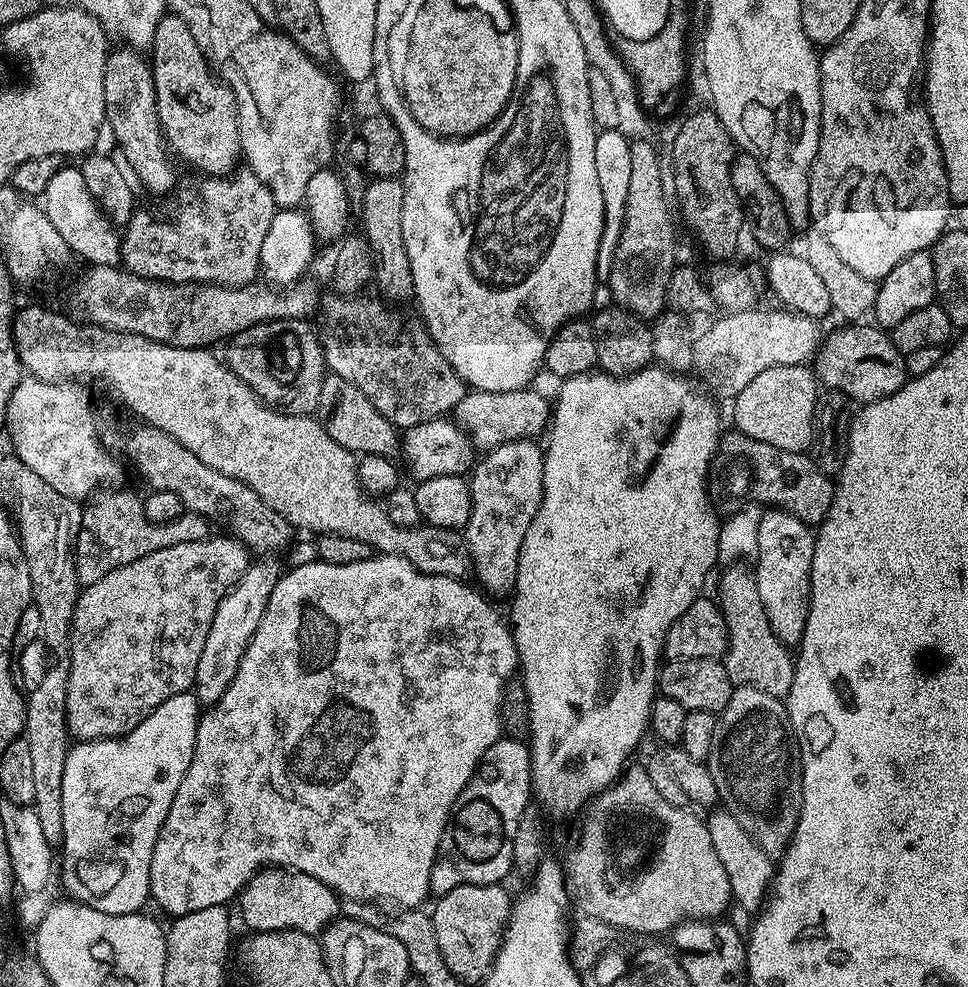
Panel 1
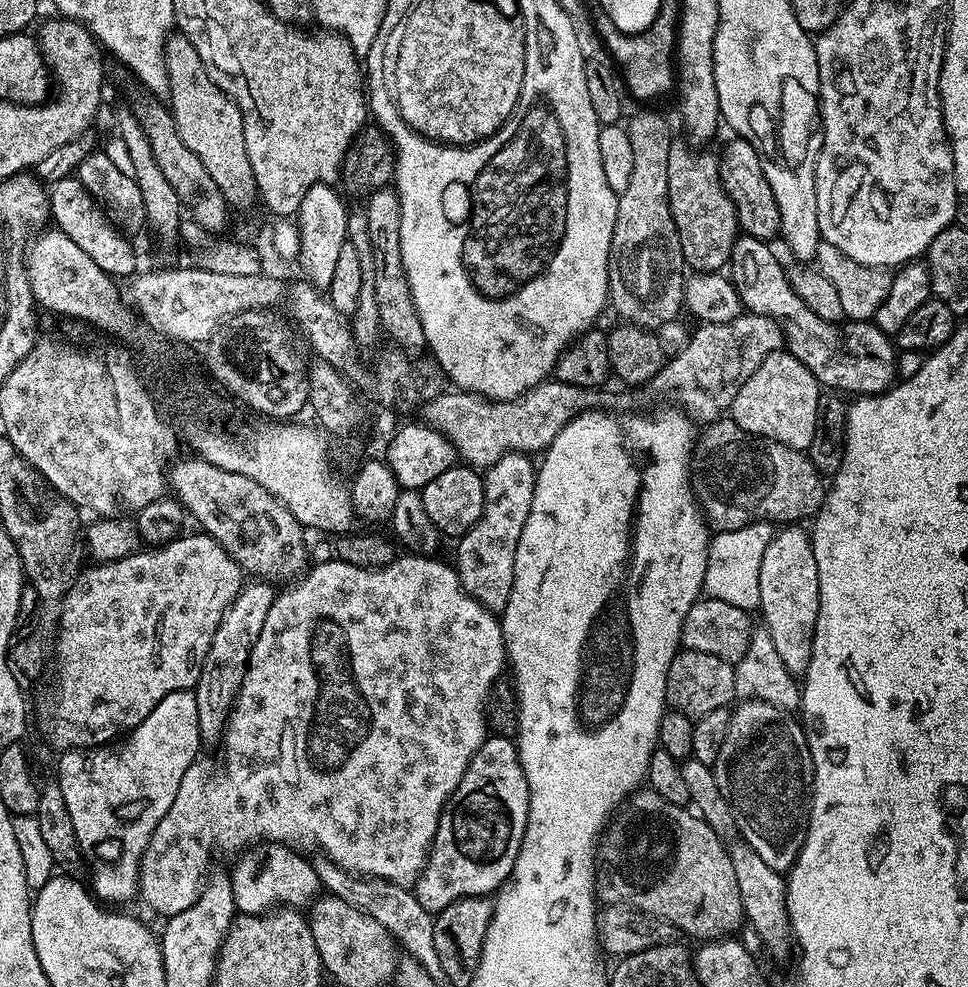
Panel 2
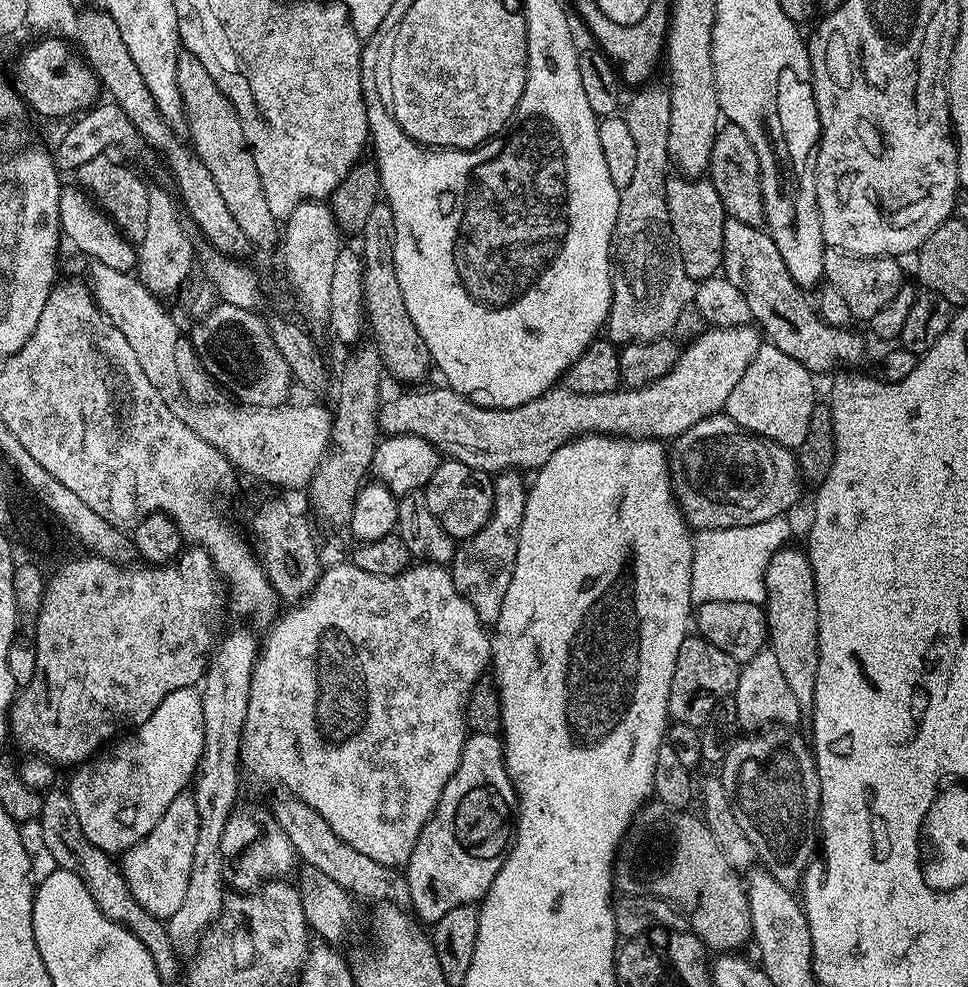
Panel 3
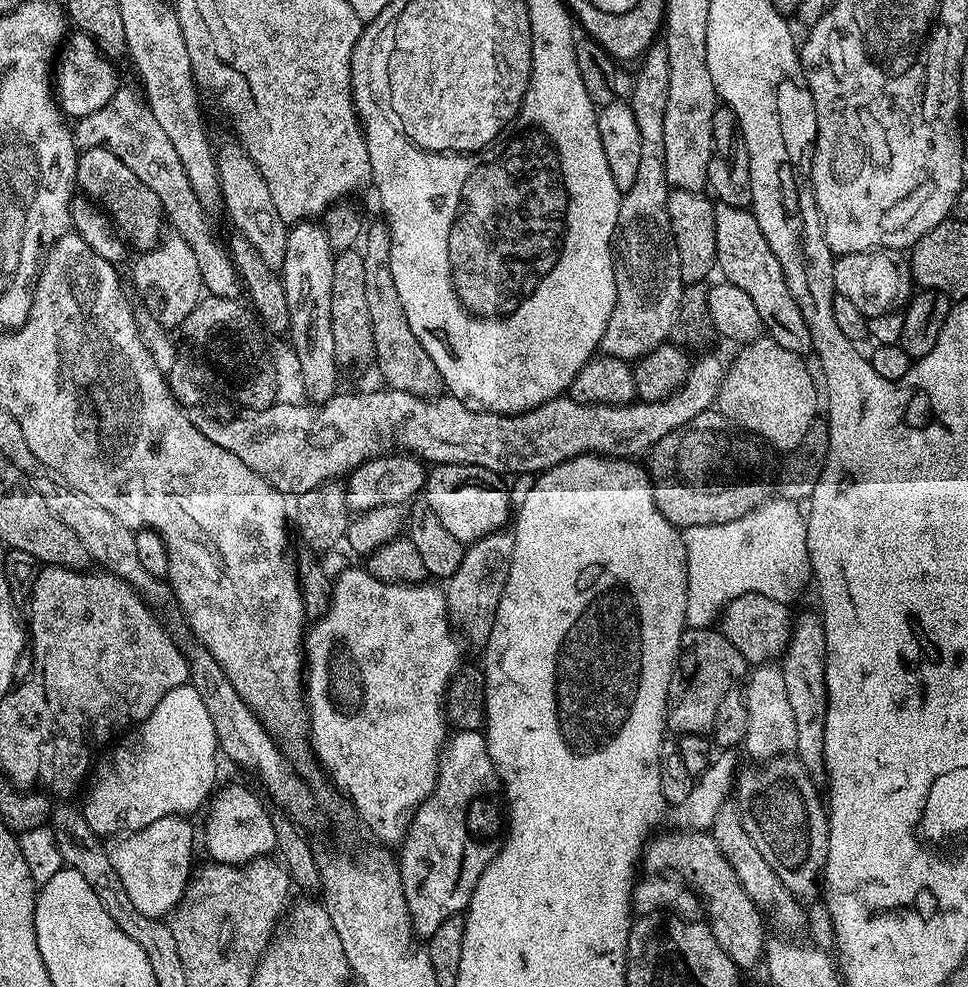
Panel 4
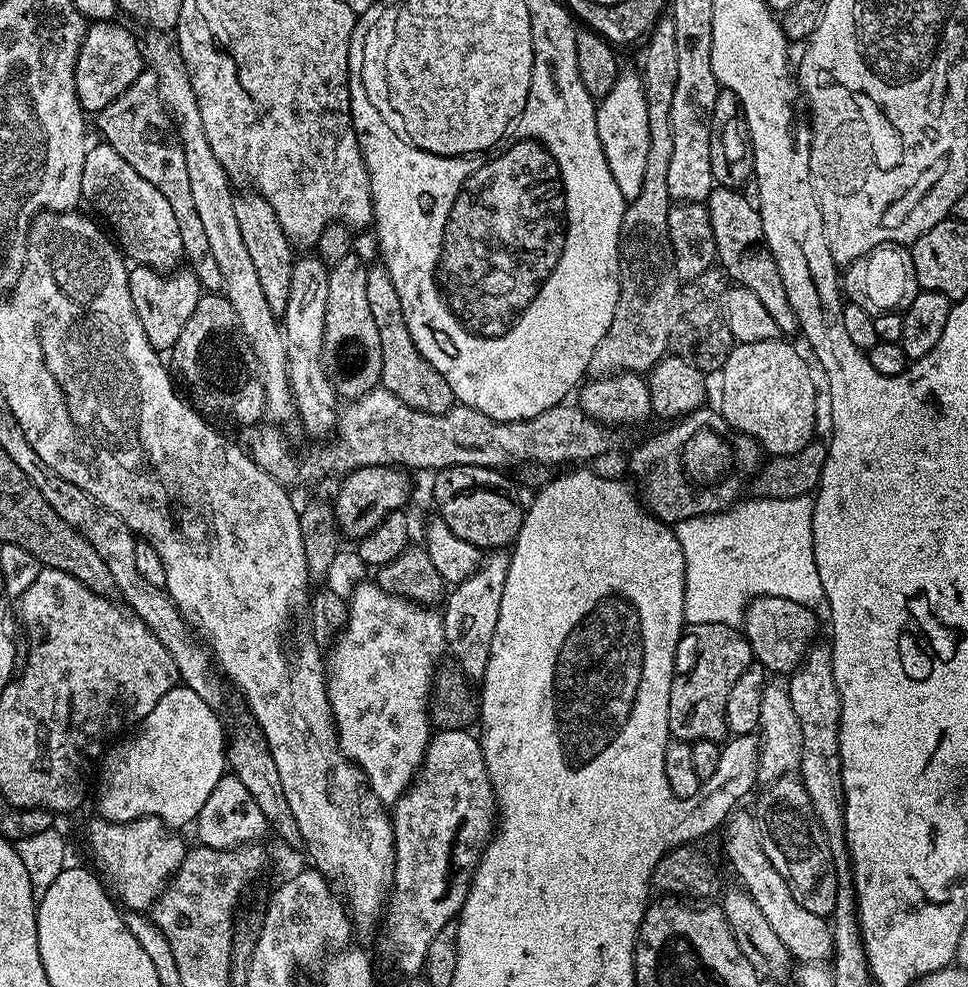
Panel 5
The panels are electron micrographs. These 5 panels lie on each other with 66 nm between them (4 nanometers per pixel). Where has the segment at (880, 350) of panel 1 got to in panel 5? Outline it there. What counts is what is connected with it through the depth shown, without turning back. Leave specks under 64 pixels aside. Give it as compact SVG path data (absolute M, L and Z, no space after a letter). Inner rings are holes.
M713 187L706 201L708 213L710 214L710 226L714 229L714 242L716 243L716 258L719 267L722 269L725 277L733 285L750 290L758 294L762 306L770 313L770 318L774 318L777 329L781 333L797 331L796 315L790 306L790 298L786 298L786 286L782 286L782 278L778 274L778 266L774 262L772 252L764 242L764 231L762 230L762 218L760 209L751 199L744 197L745 193L738 188Z

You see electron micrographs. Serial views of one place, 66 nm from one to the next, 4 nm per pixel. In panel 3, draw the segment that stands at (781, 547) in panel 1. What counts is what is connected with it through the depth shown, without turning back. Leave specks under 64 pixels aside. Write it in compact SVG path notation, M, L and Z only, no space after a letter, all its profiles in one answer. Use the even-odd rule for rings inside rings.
M793 546L779 548L766 566L766 611L770 651L782 666L782 675L790 686L798 706L811 709L814 698L814 682L818 678L818 598L816 576L808 561L807 551L800 552Z

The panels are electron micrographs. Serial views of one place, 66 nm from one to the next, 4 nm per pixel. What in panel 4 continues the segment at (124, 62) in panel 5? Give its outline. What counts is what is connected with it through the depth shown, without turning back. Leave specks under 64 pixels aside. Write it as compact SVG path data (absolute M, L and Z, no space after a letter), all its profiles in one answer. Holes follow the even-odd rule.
M76 30L73 33L59 49L58 59L54 64L54 95L65 117L79 118L86 114L94 114L94 110L102 110L102 106L106 106L106 102L114 98L122 80L116 77L115 70L108 65L111 64L109 57L101 52L85 32Z

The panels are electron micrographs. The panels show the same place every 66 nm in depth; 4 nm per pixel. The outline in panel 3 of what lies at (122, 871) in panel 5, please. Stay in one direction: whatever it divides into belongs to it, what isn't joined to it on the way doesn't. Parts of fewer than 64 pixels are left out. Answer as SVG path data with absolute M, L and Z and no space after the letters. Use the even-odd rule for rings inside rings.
M185 790L178 798L174 798L174 802L170 802L166 814L158 818L158 826L154 826L154 830L150 830L146 838L142 838L134 847L123 853L122 871L124 881L130 886L130 894L138 898L138 906L150 910L150 914L165 922L182 907L182 901L186 899L186 886L190 886L190 866L194 866L194 846L198 843L199 825L195 795Z

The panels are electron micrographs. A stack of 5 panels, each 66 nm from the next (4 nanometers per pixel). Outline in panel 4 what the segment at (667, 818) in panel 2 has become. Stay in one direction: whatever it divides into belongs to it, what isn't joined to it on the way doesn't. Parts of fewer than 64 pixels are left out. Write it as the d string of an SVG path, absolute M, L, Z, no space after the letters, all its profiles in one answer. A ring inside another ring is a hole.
M675 830L653 835L646 845L642 856L643 867L673 868L688 879L687 887L703 901L706 923L712 929L714 938L718 938L718 946L726 950L726 954L741 970L752 968L761 963L766 947L764 936L764 920L761 909L742 890L742 882L738 882L738 874L726 862L722 850L718 850L718 842L704 830Z

